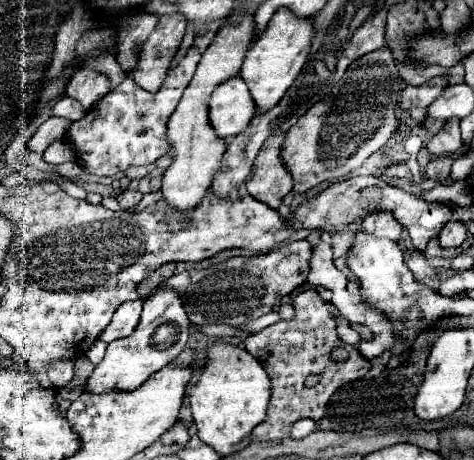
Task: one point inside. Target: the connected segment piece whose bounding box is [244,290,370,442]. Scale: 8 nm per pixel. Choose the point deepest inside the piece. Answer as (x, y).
(290, 350)

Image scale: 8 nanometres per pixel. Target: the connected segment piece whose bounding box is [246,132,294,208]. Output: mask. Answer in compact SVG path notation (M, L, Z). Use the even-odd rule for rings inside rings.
M286 132L270 136L266 144L260 148L252 176L246 180L246 190L252 198L268 204L270 208L278 208L282 198L292 190L294 182L290 180L290 172L282 166L282 140Z

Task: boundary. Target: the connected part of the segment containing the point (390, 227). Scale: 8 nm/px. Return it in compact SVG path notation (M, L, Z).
M374 212L374 214L366 216L362 220L360 228L362 228L362 232L366 232L370 236L390 238L394 242L398 242L402 236L402 226L388 212Z

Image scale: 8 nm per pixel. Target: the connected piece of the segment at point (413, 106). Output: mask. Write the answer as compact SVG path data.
M438 76L438 78L432 78L428 80L426 84L420 84L420 86L406 86L404 92L402 92L402 102L400 106L404 110L410 112L410 116L416 120L416 122L422 122L424 120L424 110L426 106L430 106L430 102L440 96L440 92L446 88L446 78L444 76Z

